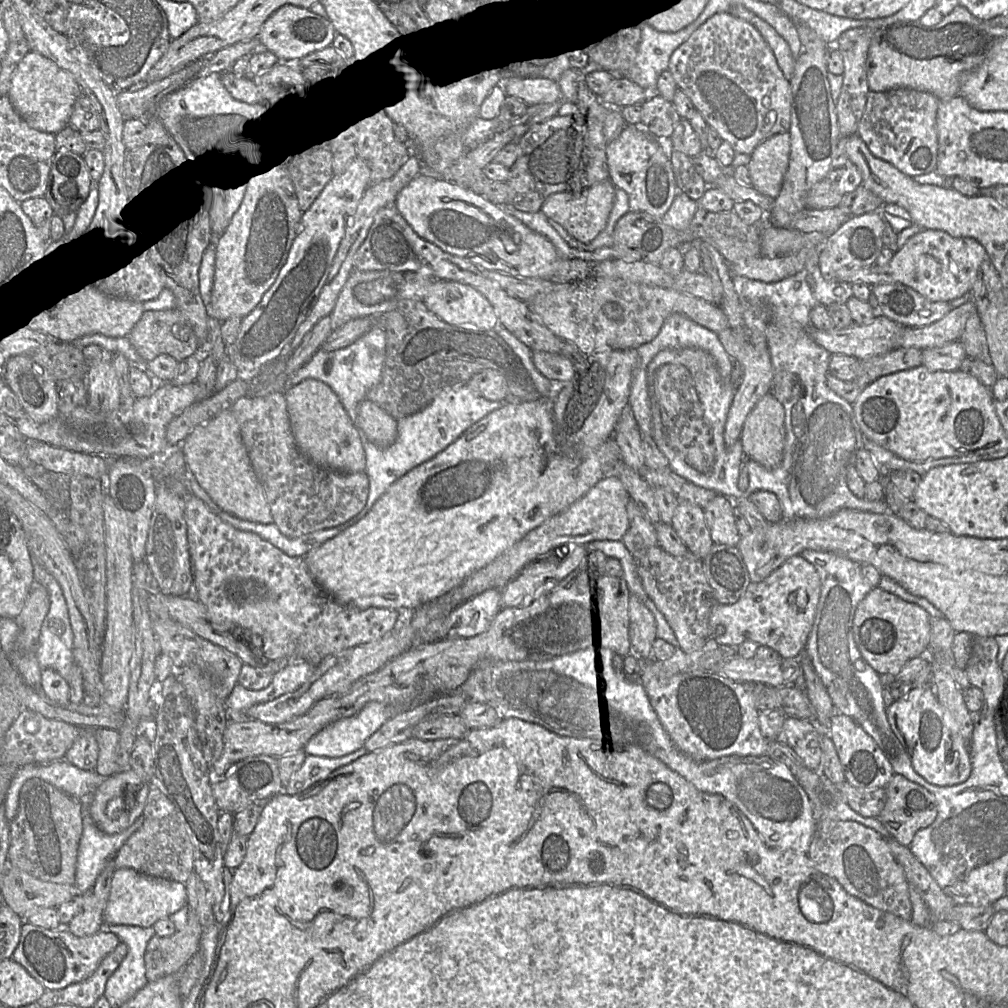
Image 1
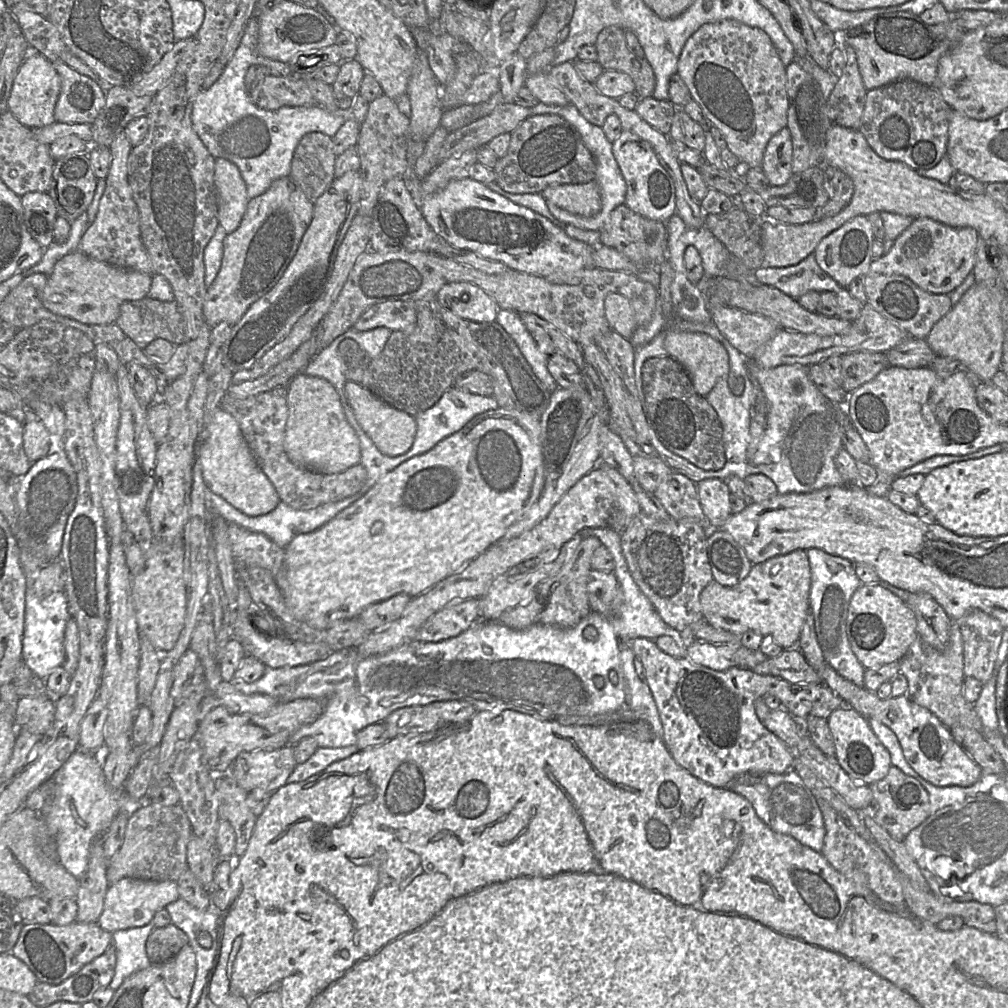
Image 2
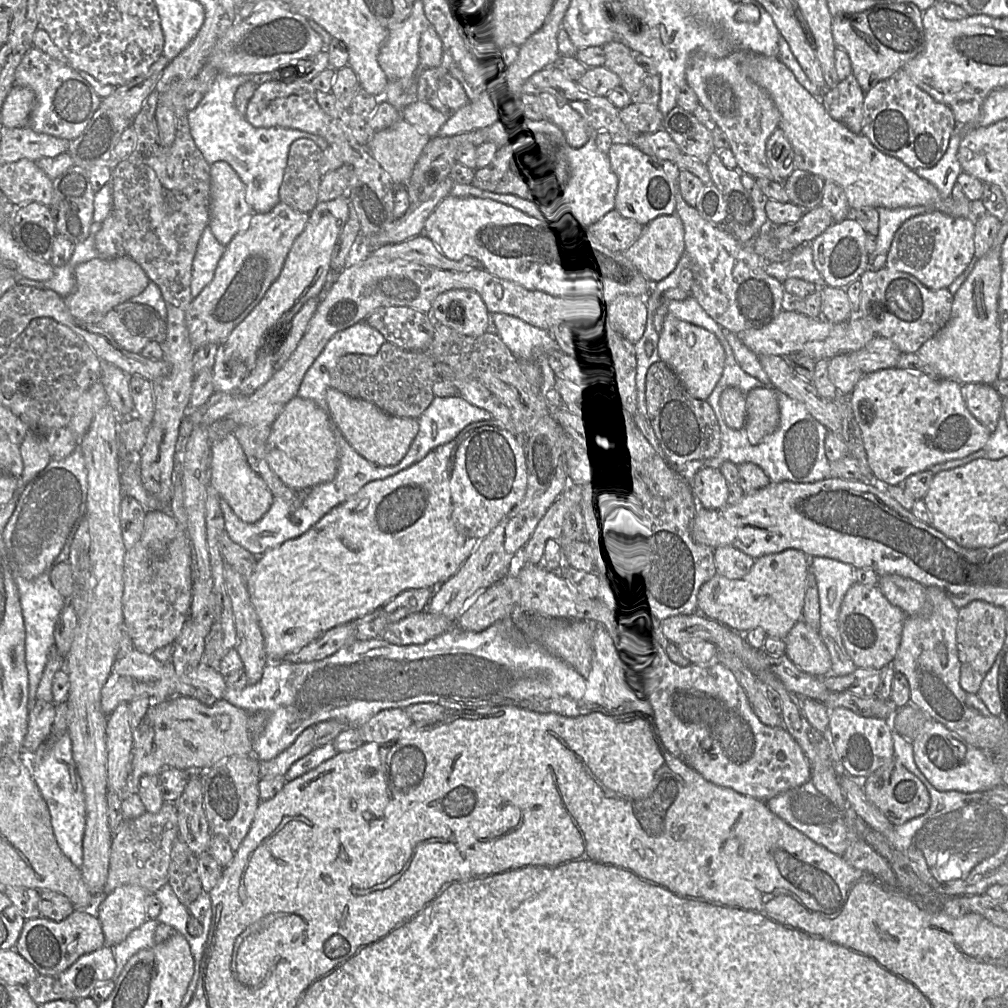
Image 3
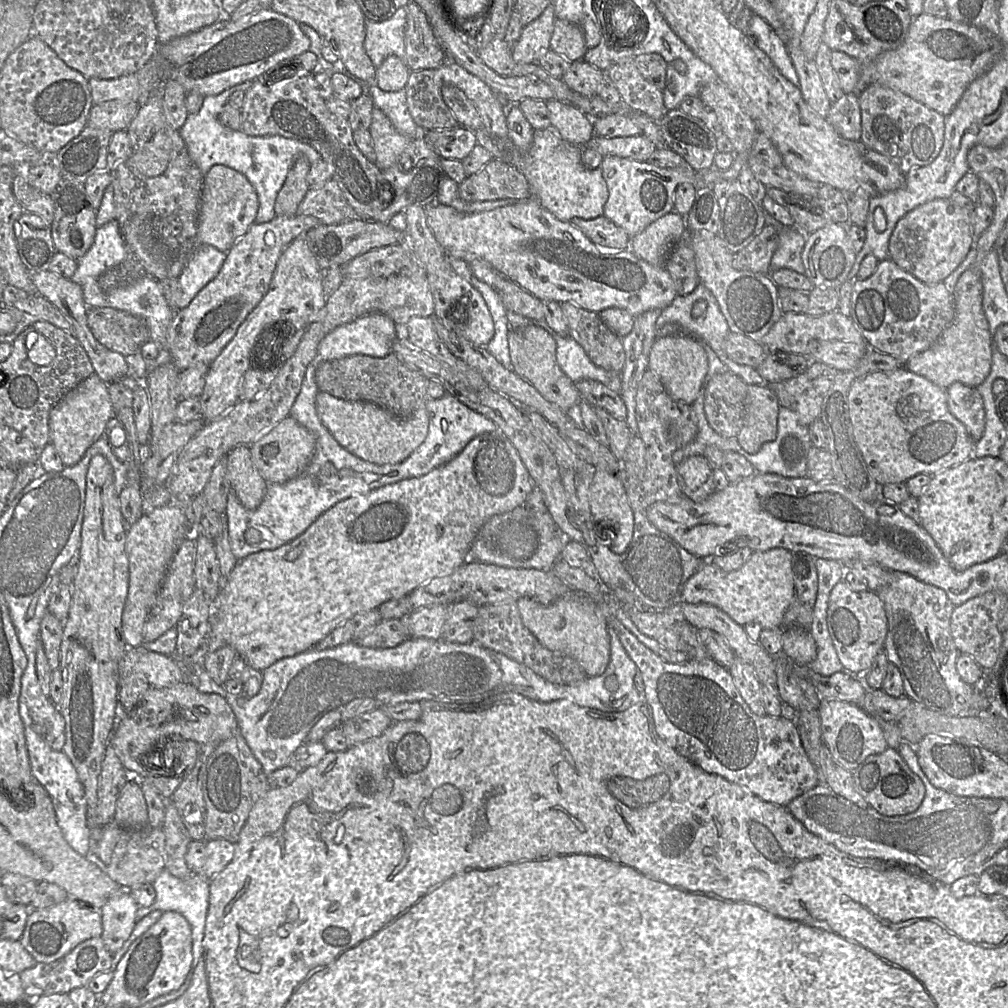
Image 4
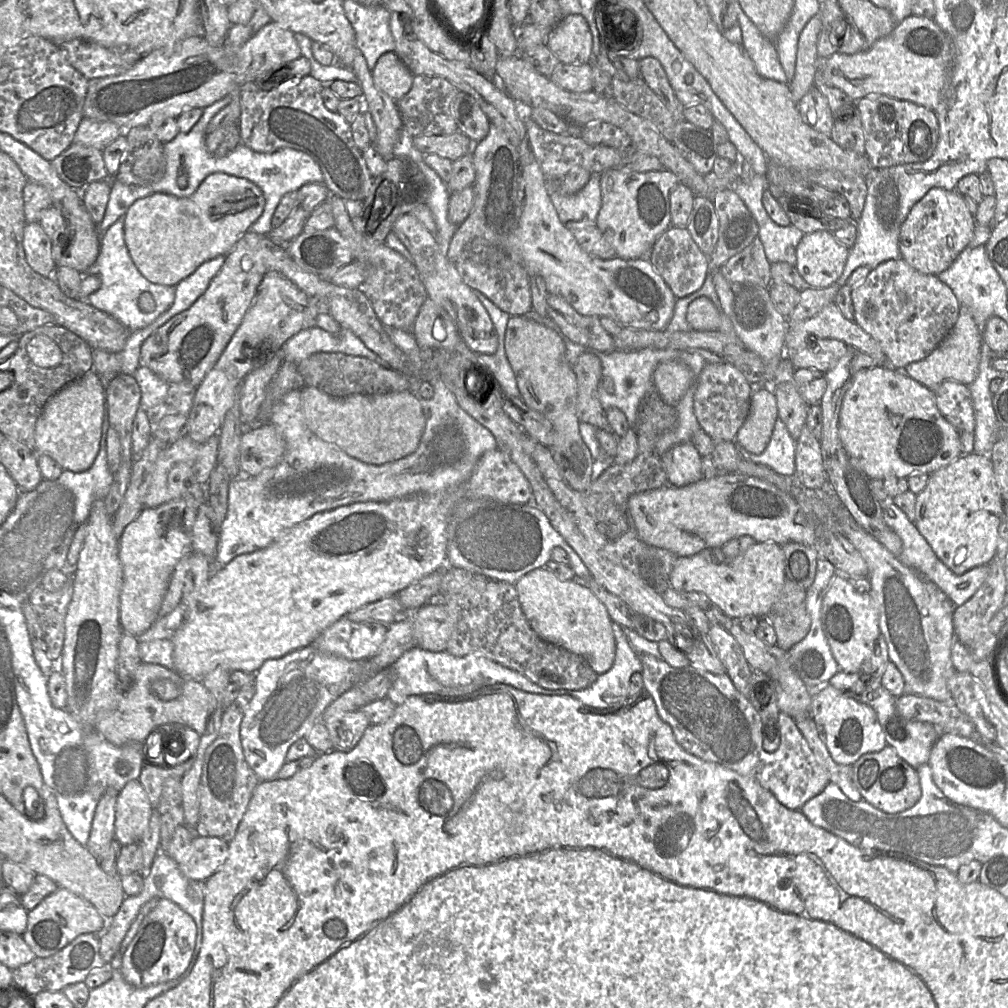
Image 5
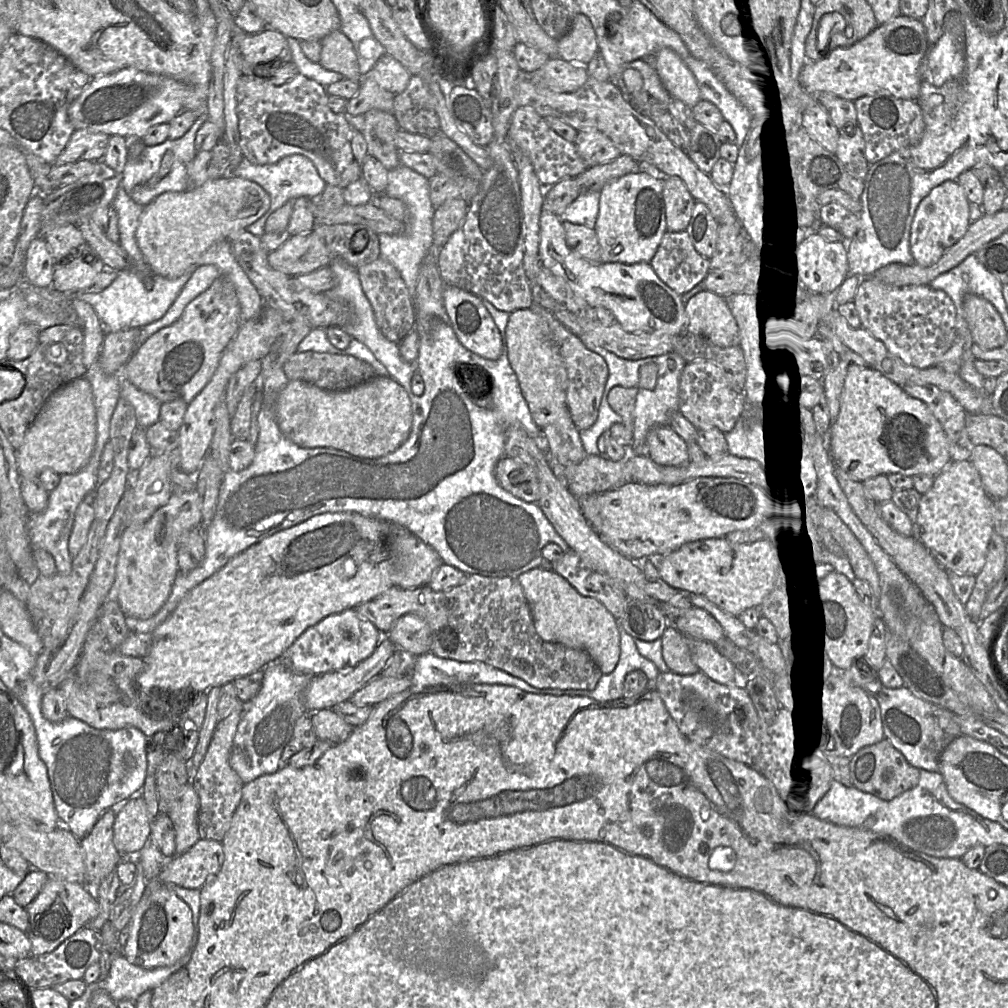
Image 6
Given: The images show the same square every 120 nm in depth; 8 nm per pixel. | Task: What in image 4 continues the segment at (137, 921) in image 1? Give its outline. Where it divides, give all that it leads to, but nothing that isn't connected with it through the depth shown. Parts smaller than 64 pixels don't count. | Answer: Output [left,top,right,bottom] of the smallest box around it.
[99,888,137,954]

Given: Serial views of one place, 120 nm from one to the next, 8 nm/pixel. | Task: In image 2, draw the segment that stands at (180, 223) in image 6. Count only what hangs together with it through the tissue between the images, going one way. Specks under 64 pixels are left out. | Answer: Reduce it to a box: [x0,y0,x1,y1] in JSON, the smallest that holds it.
[214,159,246,234]

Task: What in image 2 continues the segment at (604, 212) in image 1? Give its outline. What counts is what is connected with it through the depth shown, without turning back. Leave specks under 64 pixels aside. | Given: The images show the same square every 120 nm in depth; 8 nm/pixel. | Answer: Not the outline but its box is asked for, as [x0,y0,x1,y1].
[540,181,601,217]

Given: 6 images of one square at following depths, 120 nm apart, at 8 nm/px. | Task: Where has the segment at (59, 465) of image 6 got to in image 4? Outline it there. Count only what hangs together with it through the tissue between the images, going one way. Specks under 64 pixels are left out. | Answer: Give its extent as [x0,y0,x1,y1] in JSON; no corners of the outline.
[49,373,114,466]

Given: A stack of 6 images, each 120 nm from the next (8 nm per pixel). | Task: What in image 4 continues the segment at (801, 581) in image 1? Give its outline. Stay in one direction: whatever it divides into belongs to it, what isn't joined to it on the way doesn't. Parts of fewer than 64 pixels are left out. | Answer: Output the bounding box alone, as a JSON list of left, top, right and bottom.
[682,547,794,629]

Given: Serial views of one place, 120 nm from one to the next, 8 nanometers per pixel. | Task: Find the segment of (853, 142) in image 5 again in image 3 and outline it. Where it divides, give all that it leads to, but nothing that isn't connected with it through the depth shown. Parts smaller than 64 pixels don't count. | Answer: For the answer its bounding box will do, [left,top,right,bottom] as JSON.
[820,74,865,134]

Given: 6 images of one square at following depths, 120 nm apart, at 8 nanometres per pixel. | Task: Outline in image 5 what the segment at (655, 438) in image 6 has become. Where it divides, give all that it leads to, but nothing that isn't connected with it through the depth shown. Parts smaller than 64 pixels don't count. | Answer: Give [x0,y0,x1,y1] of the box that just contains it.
[660,442,702,487]

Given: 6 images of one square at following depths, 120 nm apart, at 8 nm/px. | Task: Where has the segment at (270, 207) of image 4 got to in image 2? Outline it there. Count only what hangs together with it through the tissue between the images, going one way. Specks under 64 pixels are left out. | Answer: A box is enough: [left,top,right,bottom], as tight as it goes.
[191,16,350,199]

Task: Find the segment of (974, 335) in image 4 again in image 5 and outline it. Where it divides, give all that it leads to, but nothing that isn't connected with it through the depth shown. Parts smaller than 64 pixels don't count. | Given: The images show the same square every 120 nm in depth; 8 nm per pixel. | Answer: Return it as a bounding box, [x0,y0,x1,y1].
[903,305,982,390]

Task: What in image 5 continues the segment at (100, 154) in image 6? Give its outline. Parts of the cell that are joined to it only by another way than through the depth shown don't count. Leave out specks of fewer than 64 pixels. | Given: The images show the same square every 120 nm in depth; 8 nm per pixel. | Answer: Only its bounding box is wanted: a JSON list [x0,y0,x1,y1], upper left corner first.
[74,118,123,150]

